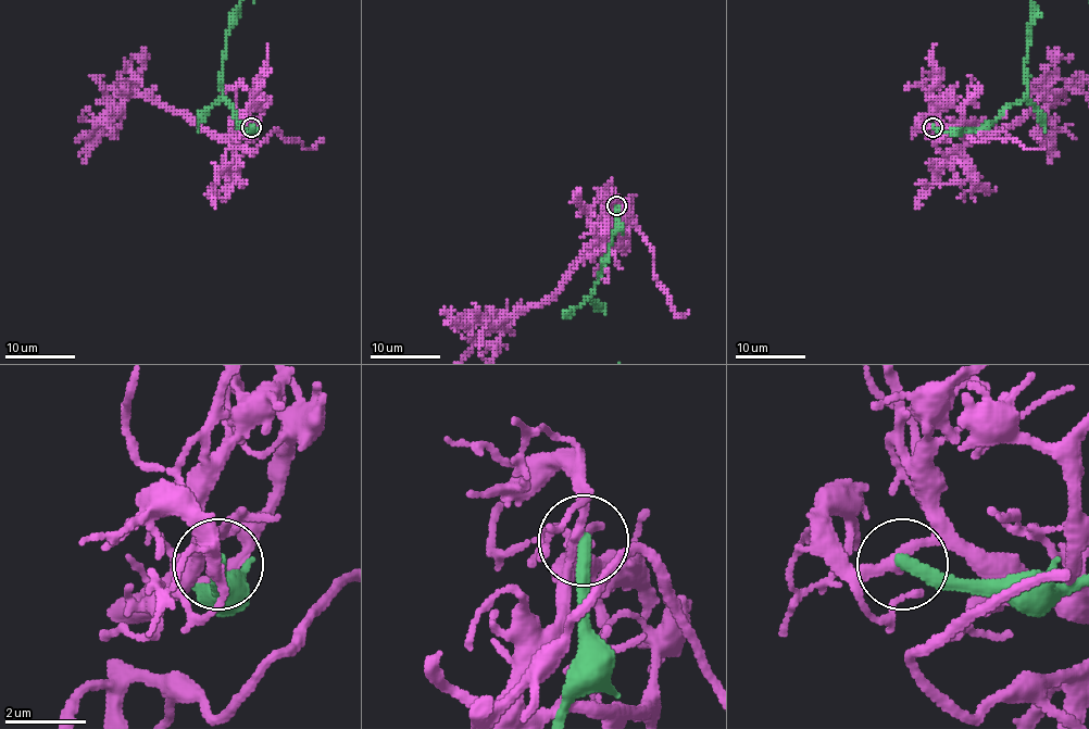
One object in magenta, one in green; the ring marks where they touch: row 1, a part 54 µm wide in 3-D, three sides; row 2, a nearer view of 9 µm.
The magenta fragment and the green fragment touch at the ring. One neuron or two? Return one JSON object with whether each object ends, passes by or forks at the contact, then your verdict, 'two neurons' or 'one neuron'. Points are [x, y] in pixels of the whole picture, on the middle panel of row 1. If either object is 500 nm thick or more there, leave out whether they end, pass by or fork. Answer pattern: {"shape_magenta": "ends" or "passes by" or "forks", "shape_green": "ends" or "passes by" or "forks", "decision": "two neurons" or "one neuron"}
{"shape_magenta": "passes by", "shape_green": "ends", "decision": "two neurons"}

